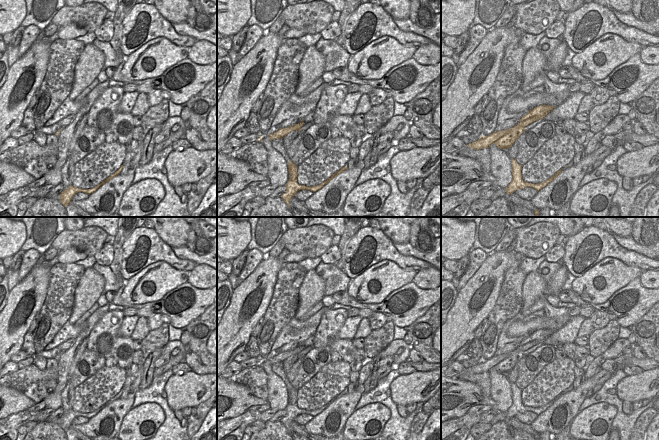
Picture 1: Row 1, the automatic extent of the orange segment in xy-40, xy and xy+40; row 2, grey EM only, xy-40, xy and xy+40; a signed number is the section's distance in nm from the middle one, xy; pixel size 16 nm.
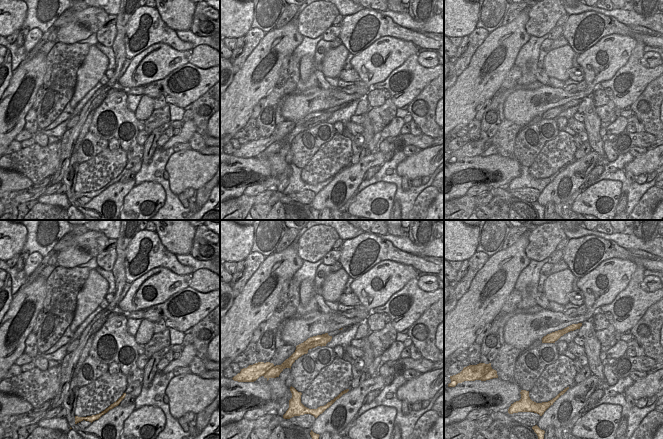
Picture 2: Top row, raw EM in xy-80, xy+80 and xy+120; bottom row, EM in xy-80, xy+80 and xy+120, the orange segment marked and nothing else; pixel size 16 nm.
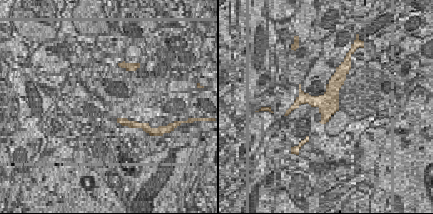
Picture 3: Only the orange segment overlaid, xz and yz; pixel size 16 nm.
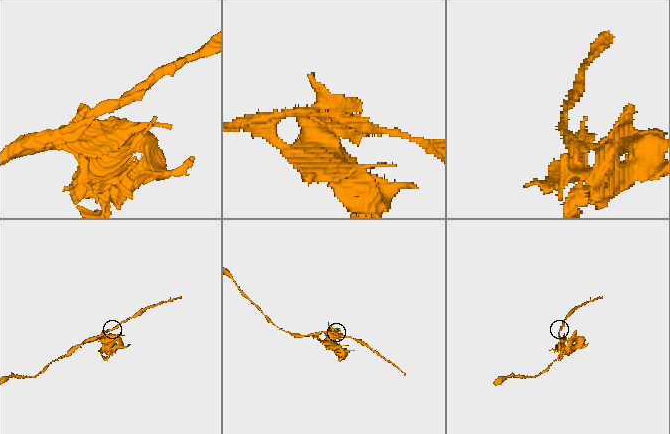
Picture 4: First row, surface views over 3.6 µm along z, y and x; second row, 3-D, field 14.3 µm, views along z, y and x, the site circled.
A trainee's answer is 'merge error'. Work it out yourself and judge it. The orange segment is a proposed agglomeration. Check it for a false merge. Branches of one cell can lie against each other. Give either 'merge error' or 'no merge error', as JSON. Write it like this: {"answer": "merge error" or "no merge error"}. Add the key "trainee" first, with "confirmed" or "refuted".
{"trainee": "confirmed", "answer": "merge error"}

